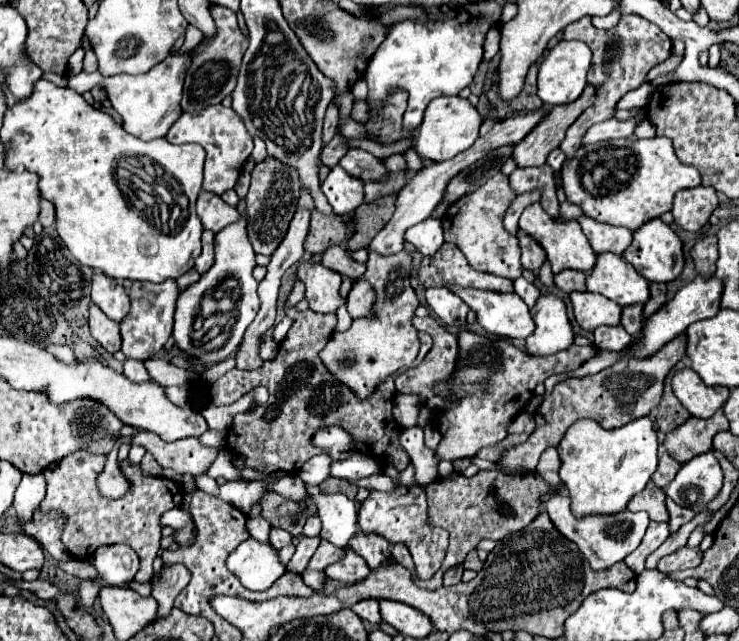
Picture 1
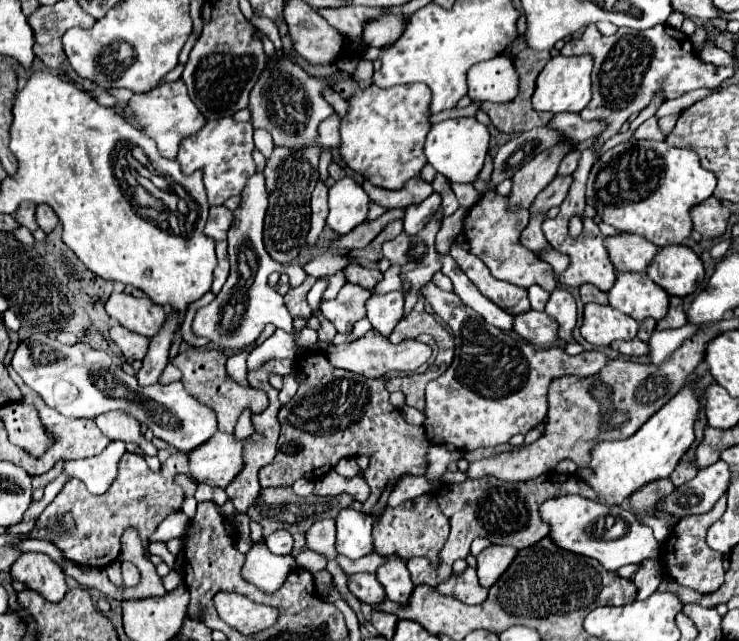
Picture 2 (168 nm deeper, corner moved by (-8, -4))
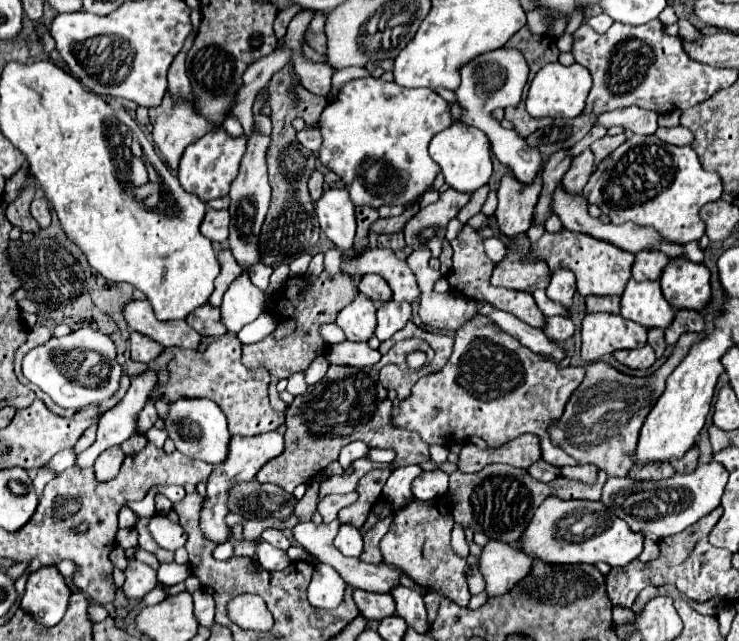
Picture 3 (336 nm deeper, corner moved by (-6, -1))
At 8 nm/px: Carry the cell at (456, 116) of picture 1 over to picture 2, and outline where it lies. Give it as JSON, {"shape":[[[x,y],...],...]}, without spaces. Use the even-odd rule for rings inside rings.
{"shape":[[[458,117],[440,121],[430,127],[424,145],[424,155],[428,163],[450,183],[472,183],[484,165],[488,145],[490,133],[484,123],[480,123],[476,117]]]}

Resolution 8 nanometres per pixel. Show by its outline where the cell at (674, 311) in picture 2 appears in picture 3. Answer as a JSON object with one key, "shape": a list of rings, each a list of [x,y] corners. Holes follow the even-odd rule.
{"shape":[[[678,310],[672,326],[666,328],[666,342],[668,346],[676,346],[678,338],[684,332],[702,332],[704,330],[704,318],[700,312],[694,310]]]}

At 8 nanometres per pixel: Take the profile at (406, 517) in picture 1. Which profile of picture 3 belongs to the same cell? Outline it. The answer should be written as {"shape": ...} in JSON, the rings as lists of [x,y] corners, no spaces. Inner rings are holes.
{"shape":[[[412,500],[404,506],[388,534],[380,542],[380,550],[384,554],[384,562],[408,574],[420,588],[424,590],[438,590],[444,598],[456,602],[458,606],[468,606],[472,594],[466,586],[466,560],[460,558],[450,546],[450,532],[452,532],[452,512],[442,500]]]}

